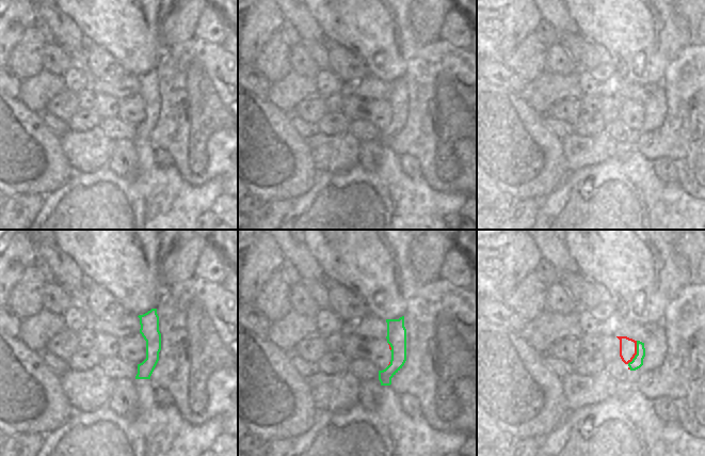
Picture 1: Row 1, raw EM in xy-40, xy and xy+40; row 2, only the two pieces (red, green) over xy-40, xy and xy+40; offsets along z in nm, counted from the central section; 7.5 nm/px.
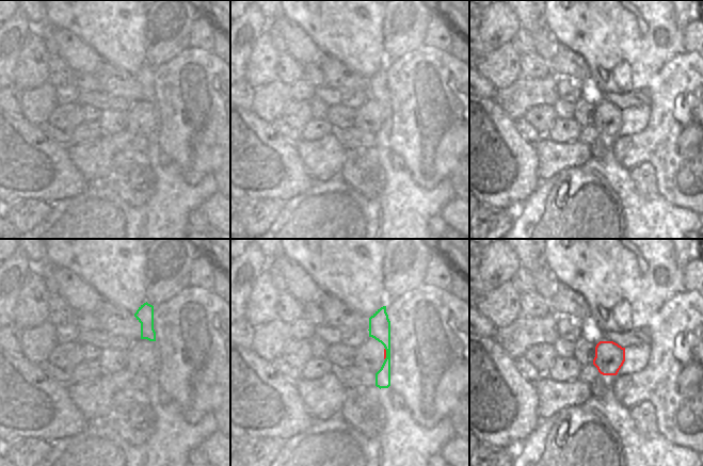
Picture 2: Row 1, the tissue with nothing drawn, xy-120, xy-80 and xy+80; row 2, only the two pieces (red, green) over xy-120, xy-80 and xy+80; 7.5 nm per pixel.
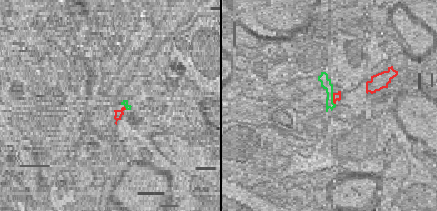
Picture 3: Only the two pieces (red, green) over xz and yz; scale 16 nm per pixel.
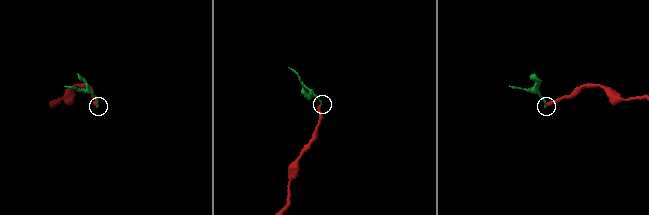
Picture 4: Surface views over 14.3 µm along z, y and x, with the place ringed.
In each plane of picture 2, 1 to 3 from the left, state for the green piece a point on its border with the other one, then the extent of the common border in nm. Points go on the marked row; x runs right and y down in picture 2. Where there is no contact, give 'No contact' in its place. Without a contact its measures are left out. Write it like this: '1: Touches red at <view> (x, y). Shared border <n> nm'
1: No contact
2: Touches red at xy-80 (385, 354). Shared border 80 nm
3: No contact.

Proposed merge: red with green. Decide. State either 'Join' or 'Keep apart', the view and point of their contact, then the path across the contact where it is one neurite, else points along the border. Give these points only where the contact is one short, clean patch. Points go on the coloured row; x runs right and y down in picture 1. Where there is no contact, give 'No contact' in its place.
Keep apart. Touches red at xy+40 (636, 352). Boundary: xy+40 (637, 341), (637, 354), (627, 363).

